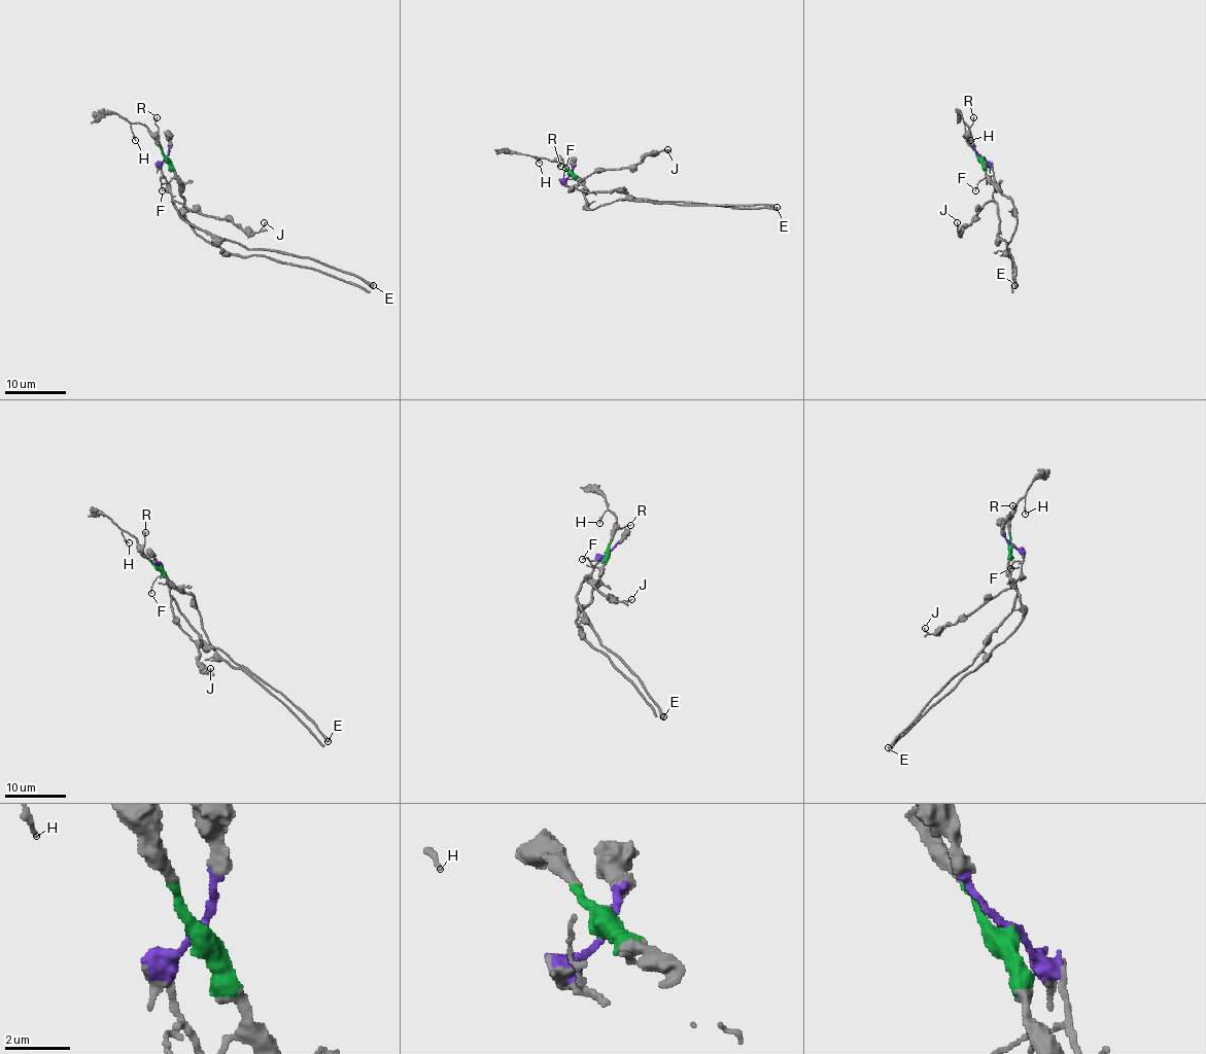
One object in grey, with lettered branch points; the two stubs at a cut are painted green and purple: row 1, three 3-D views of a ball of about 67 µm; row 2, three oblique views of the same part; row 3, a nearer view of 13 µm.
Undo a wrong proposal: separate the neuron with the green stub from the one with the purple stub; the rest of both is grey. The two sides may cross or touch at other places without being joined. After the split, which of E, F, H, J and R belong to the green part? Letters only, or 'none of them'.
H, R

